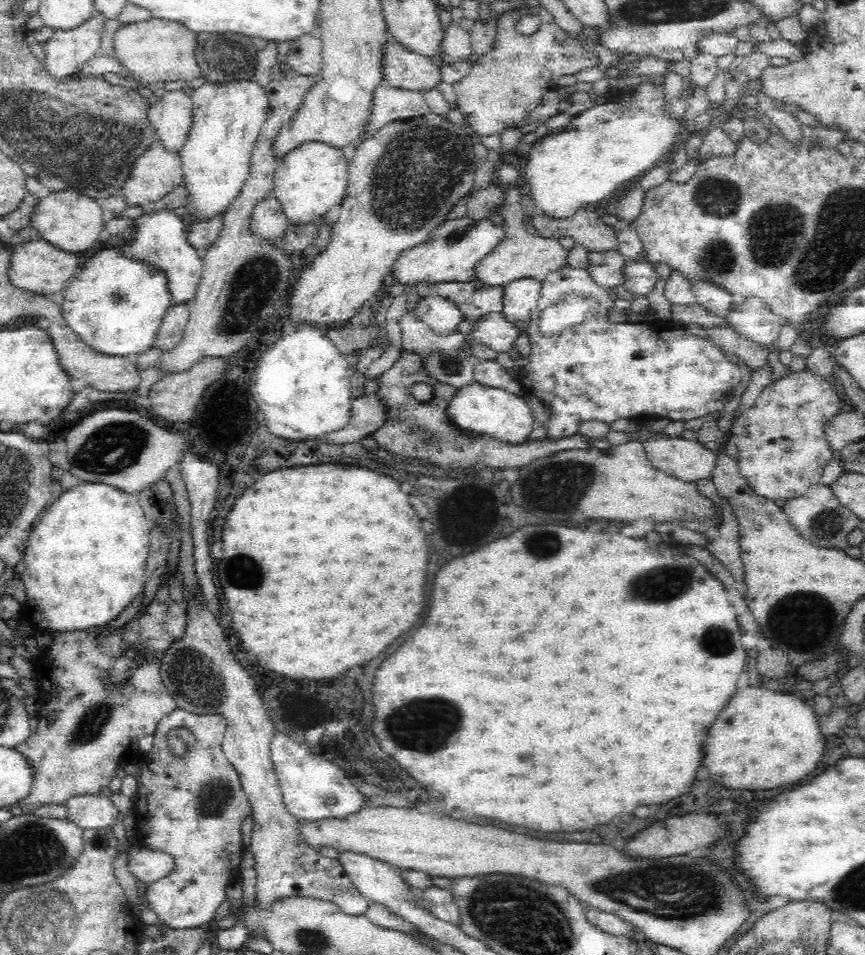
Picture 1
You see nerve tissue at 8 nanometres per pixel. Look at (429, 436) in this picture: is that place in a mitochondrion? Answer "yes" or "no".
yes

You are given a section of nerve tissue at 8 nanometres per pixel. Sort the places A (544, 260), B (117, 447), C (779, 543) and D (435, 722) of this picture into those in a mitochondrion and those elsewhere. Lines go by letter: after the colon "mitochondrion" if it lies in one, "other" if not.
A: other
B: mitochondrion
C: other
D: mitochondrion

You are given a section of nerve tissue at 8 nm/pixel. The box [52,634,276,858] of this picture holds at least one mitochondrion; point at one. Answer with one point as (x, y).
(195, 679)

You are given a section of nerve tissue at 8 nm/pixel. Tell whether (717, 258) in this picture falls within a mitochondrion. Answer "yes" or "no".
yes

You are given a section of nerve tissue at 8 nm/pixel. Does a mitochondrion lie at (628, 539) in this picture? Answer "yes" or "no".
no

